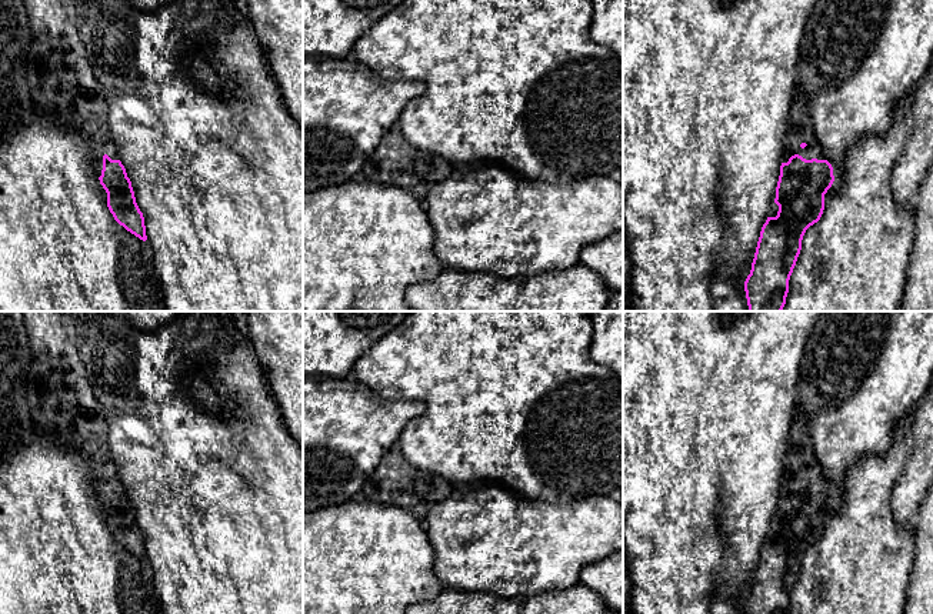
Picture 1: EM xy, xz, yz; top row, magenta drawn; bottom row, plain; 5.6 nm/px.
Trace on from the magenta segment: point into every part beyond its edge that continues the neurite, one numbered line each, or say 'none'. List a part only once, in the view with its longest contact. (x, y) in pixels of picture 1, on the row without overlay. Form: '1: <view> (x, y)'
1: yz (800, 449)

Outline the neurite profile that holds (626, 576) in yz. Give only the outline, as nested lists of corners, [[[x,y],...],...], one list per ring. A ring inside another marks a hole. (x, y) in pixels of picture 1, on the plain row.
[[[623,550],[623,614],[630,614],[632,578]]]

